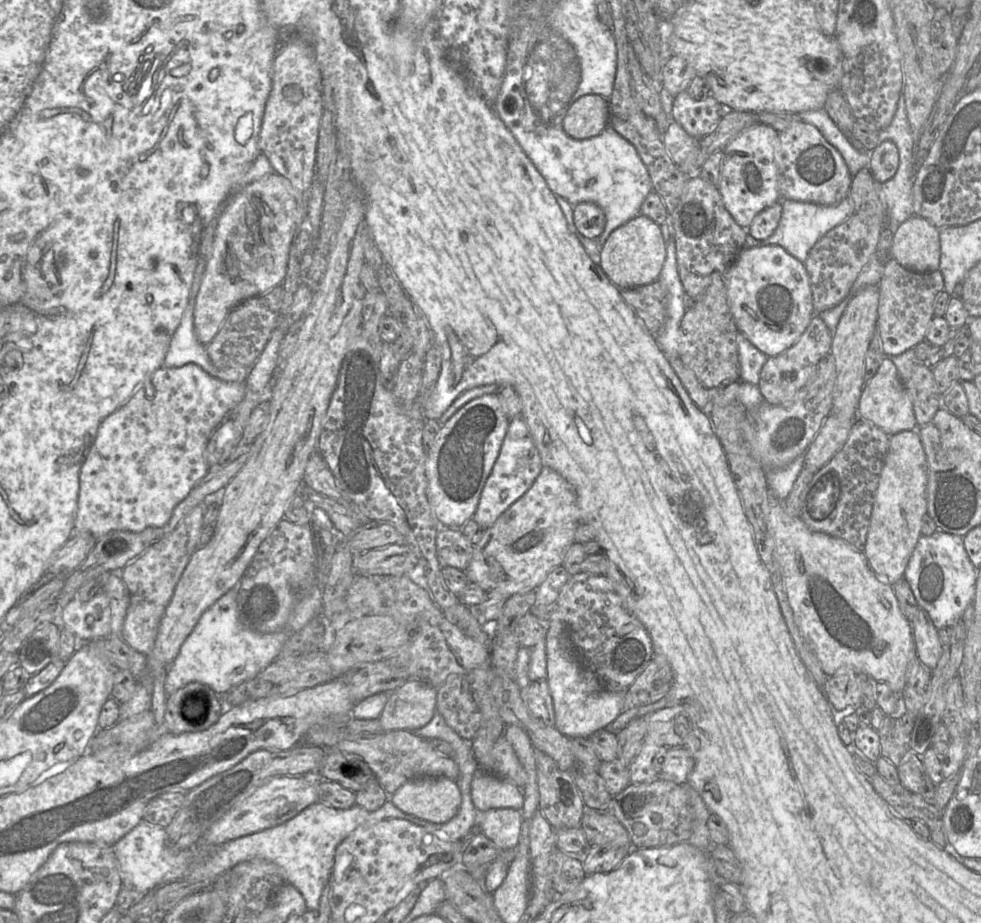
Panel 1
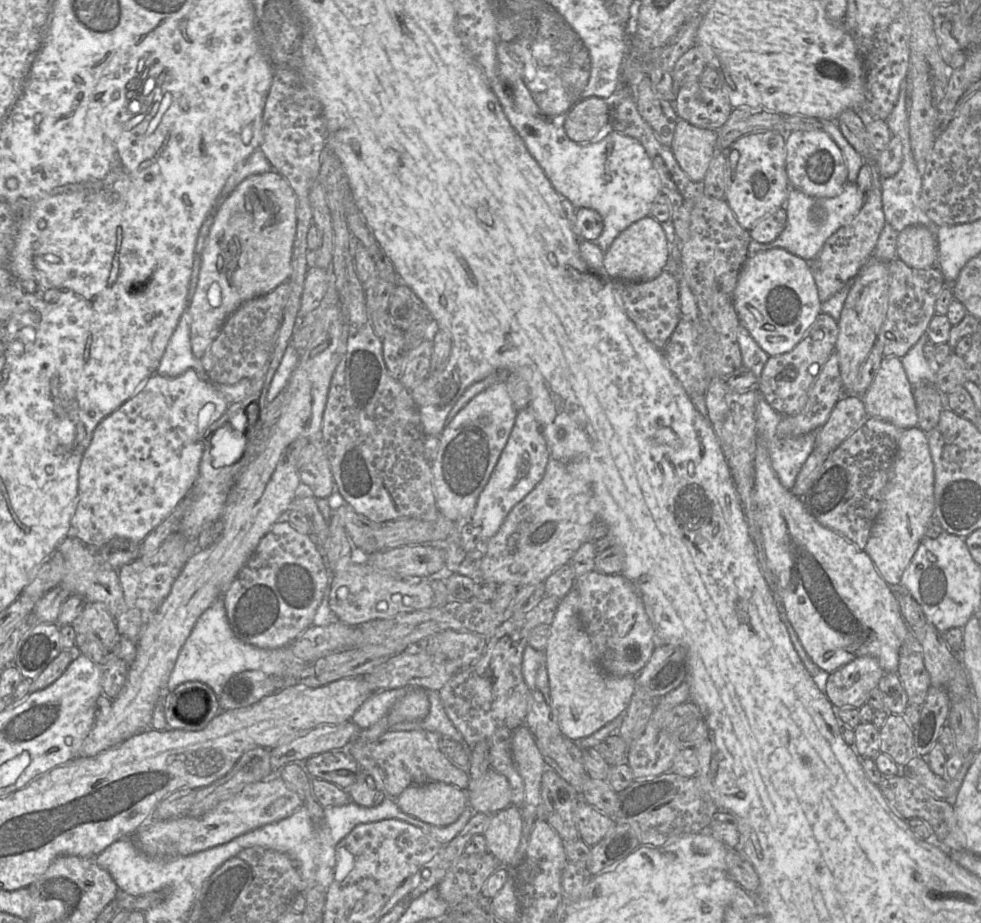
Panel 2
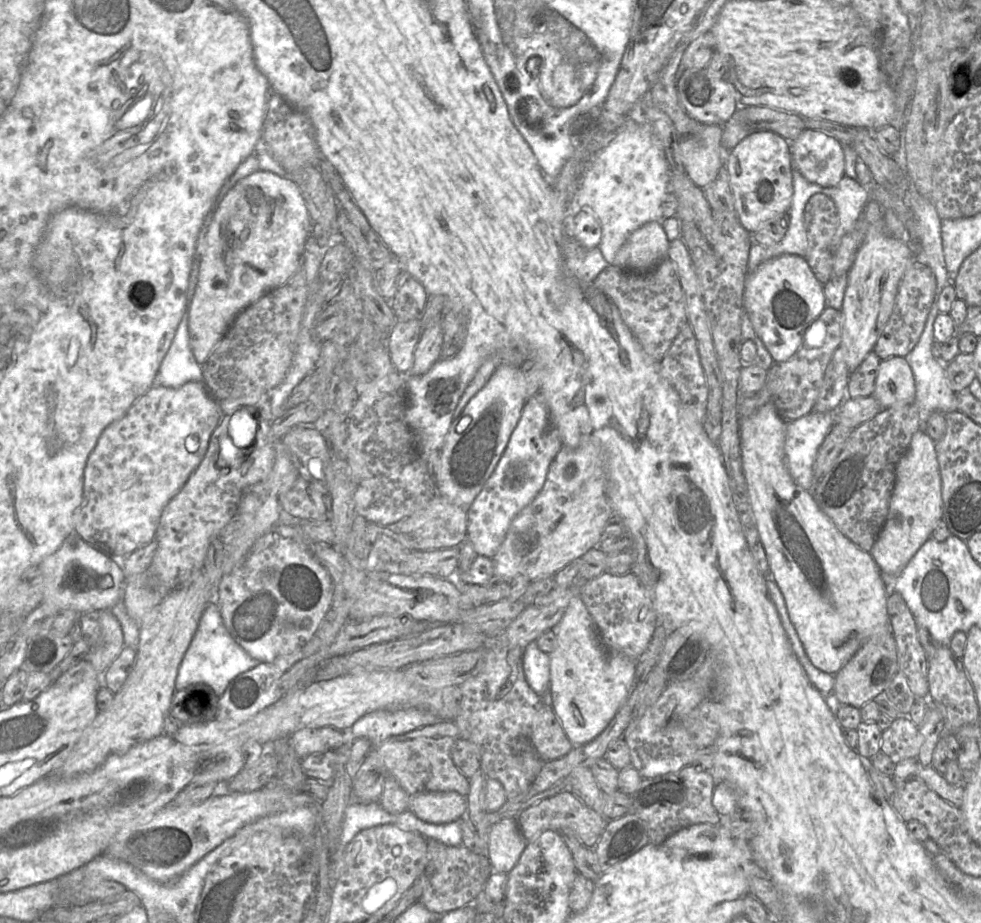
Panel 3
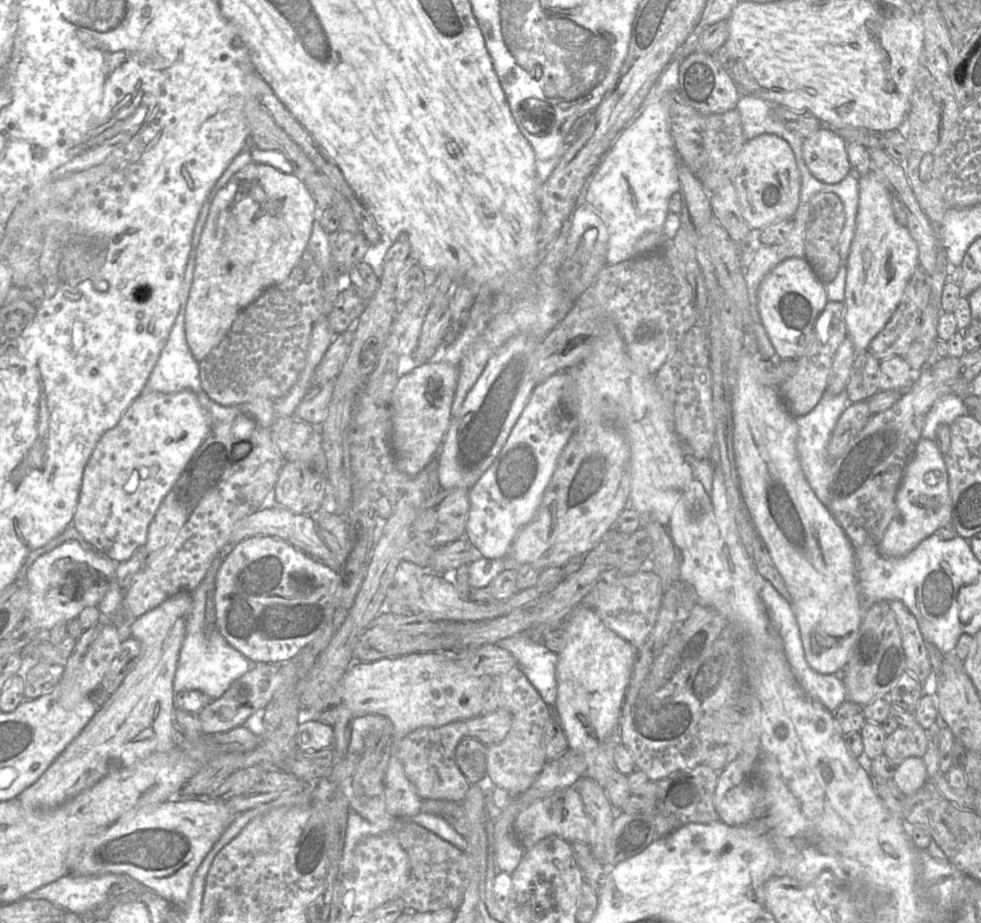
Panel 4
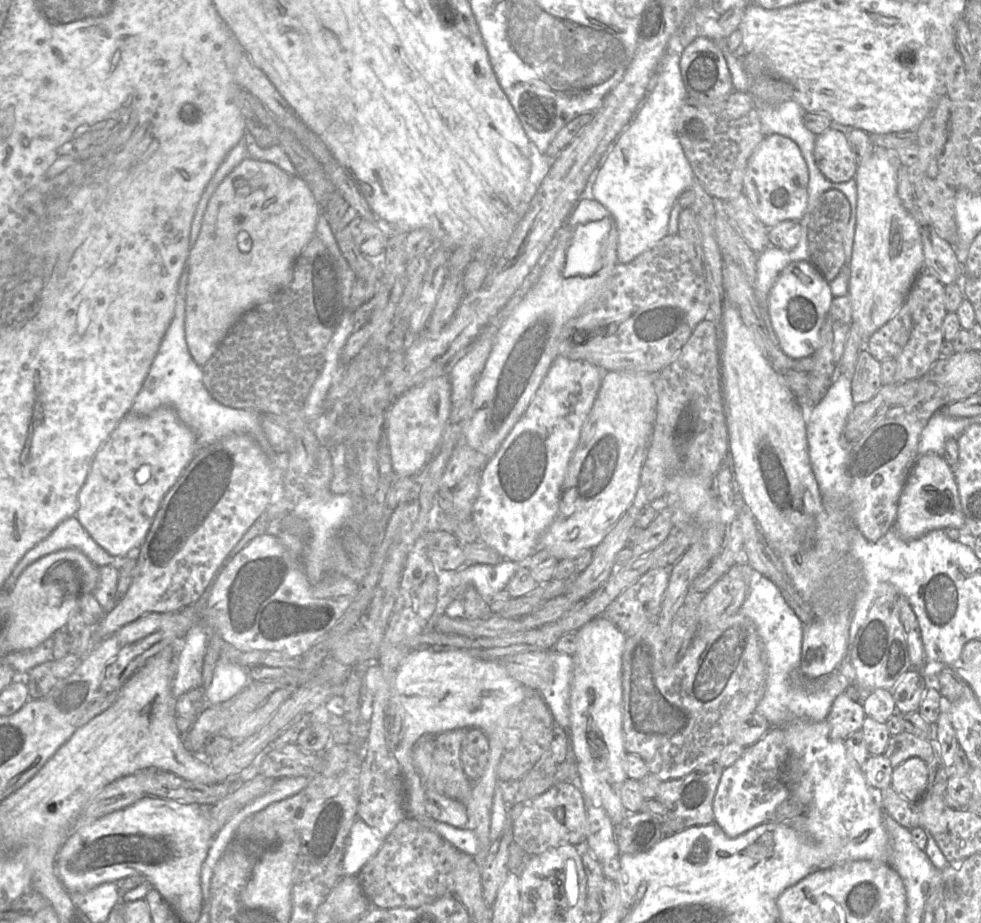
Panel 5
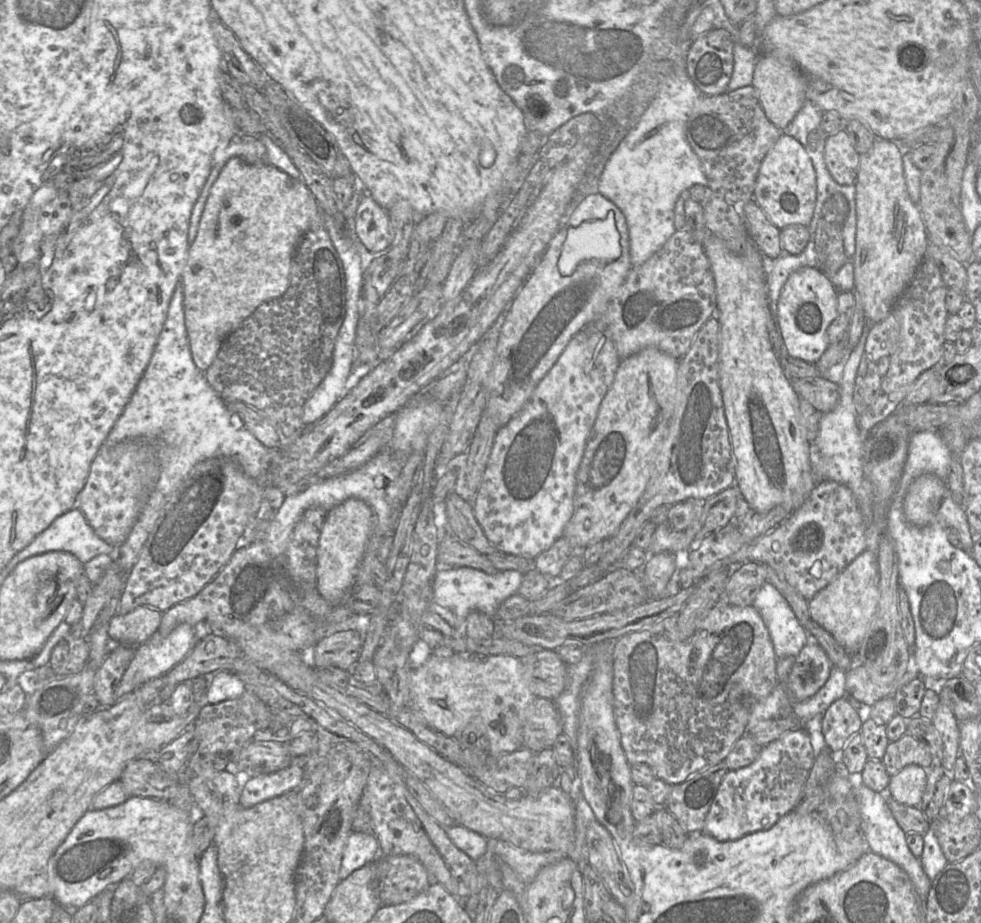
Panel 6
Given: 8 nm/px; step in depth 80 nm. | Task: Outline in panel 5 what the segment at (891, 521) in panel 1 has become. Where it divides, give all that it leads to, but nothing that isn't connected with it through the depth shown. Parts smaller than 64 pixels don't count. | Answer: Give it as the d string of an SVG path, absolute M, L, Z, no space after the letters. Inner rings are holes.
M928 453L917 458L902 490L893 526L905 540L913 540L946 527L955 527L962 533L964 516L957 484L953 471L942 456Z

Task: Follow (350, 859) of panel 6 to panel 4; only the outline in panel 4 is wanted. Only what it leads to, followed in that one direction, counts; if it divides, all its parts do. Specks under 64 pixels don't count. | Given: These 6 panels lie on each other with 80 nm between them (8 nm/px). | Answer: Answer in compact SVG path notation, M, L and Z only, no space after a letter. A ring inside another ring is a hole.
M351 809L348 815L345 842L342 850L341 874L350 872L353 865L354 849L363 838L391 831L397 826L397 822L398 818L392 817L378 824L373 824Z

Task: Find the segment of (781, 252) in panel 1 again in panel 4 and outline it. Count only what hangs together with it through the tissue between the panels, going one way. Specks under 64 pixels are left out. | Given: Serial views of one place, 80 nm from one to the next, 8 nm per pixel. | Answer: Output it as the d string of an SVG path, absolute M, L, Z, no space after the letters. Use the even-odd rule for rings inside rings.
M791 257L777 264L758 288L757 310L778 359L797 359L816 338L815 323L827 304L825 284L805 258Z

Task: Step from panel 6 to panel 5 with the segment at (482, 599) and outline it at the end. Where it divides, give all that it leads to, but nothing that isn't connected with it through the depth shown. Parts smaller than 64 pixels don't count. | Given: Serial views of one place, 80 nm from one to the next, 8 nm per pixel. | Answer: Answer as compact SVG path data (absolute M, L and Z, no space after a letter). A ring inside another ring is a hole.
M503 559L495 565L473 563L455 570L436 569L438 610L435 611L435 615L443 614L452 601L461 600L463 591L468 586L473 586L479 595L489 603L497 592L505 590L519 565L526 566L526 562Z

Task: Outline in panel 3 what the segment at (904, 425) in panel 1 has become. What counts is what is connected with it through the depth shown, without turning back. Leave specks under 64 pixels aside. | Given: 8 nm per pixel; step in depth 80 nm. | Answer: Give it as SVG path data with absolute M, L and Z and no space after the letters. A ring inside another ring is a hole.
M905 357L880 361L873 394L883 409L915 402L915 380Z

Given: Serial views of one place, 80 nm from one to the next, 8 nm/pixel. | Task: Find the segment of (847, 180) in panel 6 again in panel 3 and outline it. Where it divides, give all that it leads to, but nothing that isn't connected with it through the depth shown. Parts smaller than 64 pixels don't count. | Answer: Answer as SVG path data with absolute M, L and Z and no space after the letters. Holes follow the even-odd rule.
M803 130L790 142L793 169L809 182L833 187L845 175L843 145L818 130Z

